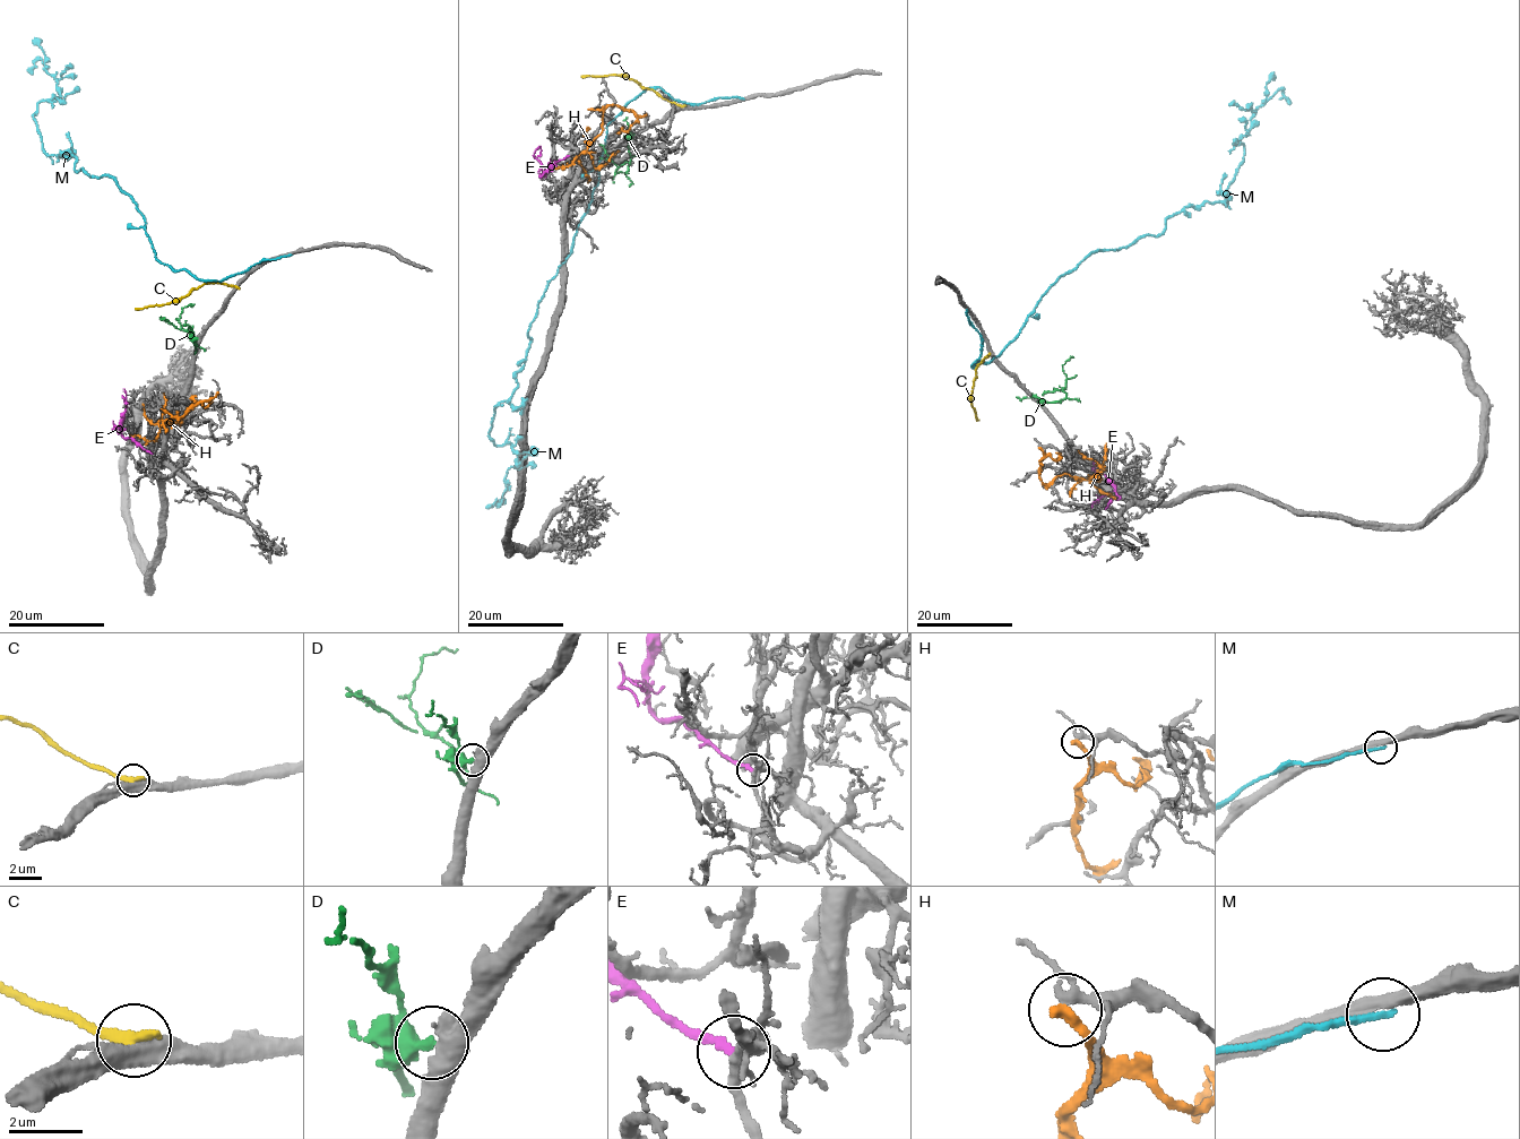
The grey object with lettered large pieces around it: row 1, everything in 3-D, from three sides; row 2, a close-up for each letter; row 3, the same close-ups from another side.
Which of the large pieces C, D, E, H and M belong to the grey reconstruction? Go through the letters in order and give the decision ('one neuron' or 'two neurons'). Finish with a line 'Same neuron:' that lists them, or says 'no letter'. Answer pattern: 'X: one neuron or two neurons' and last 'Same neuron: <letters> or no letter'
C: two neurons
D: two neurons
E: two neurons
H: two neurons
M: two neurons
Same neuron: no letter

